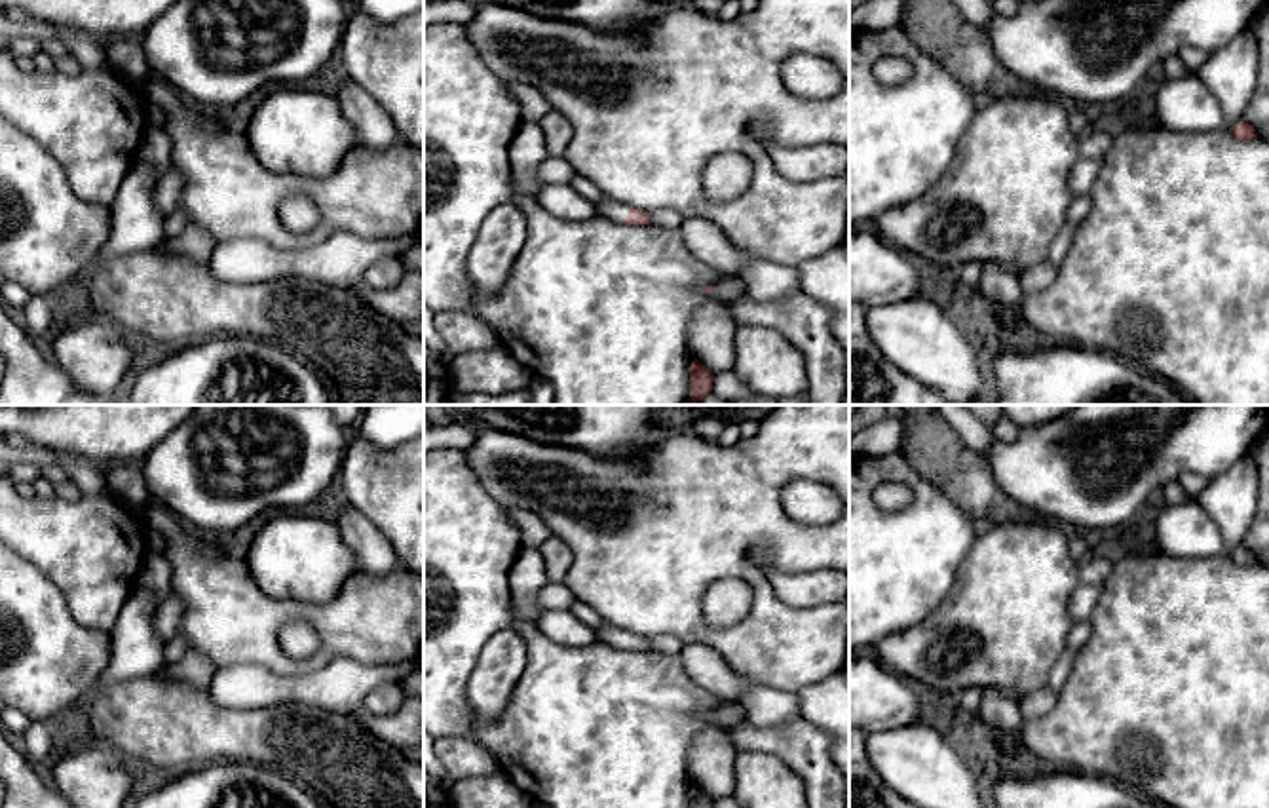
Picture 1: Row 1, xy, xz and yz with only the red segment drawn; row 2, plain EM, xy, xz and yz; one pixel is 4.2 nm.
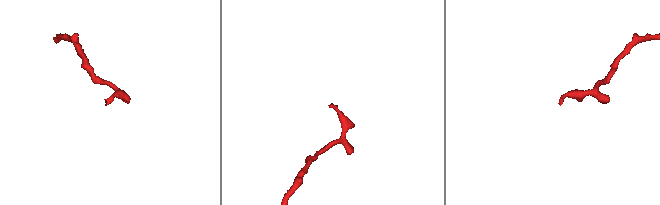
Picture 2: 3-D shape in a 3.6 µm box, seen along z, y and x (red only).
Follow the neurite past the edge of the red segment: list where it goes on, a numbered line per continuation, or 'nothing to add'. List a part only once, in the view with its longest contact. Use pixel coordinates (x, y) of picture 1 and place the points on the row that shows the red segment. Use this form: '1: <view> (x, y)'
1: xz (608, 208)

